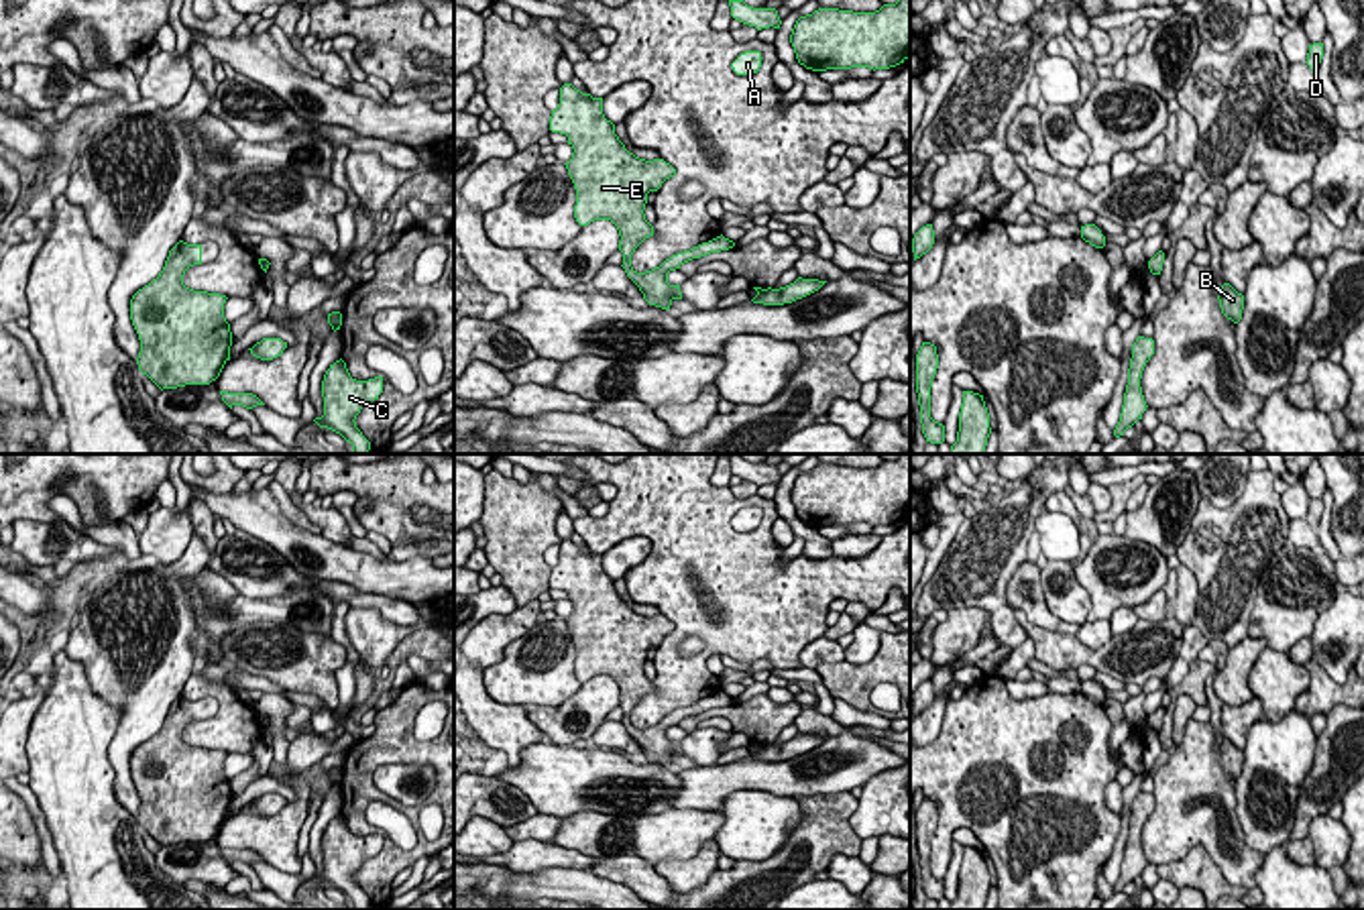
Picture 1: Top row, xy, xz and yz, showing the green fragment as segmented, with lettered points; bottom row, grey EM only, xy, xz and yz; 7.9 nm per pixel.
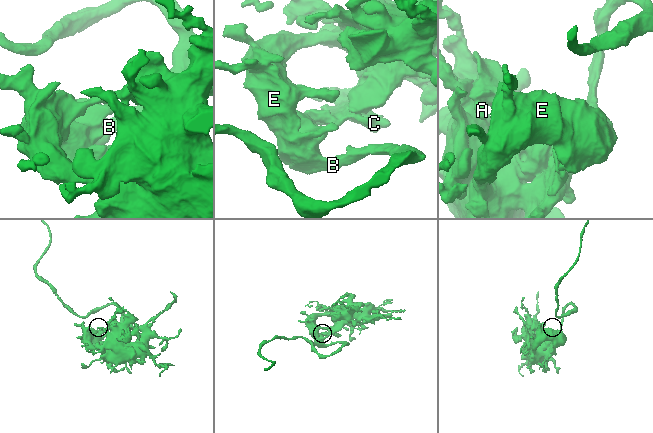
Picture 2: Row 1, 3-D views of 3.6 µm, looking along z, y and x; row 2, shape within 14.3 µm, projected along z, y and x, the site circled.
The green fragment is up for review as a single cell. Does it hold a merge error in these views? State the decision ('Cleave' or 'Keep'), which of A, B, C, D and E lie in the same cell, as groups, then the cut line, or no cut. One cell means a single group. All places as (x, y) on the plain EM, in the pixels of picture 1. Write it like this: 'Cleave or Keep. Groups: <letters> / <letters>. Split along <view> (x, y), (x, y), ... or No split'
Keep. Groups: A B C D E. No split

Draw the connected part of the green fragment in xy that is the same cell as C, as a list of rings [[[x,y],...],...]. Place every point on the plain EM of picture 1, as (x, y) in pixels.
[[[340,814],[324,831],[322,853],[324,853],[324,871],[314,877],[320,884],[328,884],[340,890],[346,898],[352,900],[354,910],[366,910],[371,898],[356,884],[356,871],[360,865],[379,855],[383,849],[383,833],[368,837],[356,837],[350,833],[346,818]]]

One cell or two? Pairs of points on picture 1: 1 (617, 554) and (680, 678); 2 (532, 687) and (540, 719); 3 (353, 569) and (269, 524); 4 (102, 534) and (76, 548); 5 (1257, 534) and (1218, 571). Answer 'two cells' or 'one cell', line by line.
1: two cells
2: two cells
3: one cell
4: two cells
5: one cell

